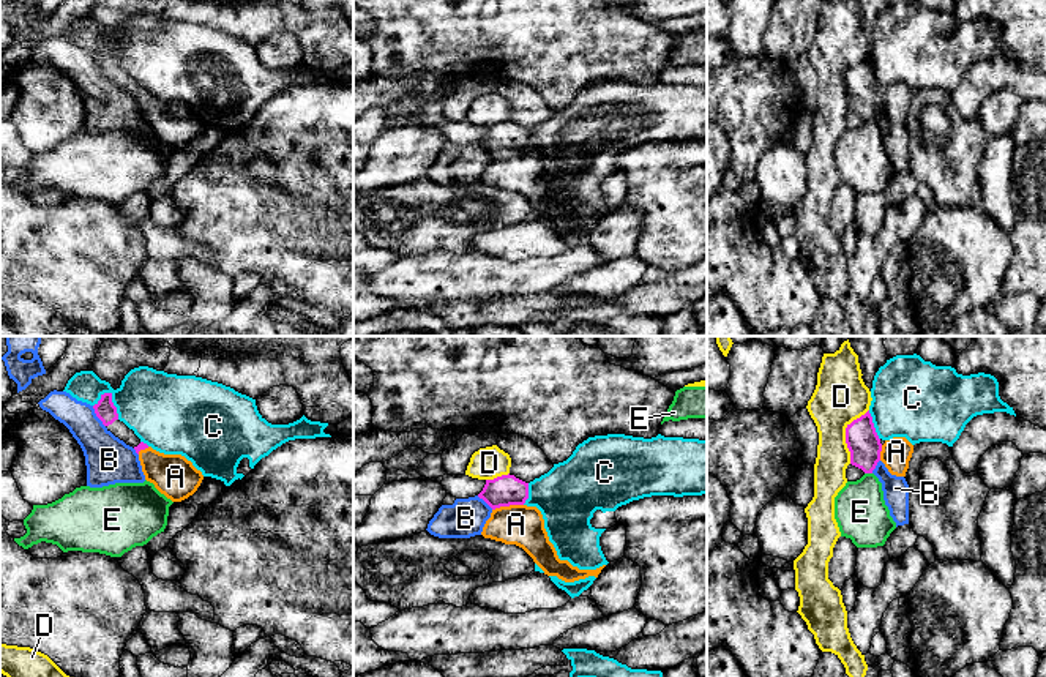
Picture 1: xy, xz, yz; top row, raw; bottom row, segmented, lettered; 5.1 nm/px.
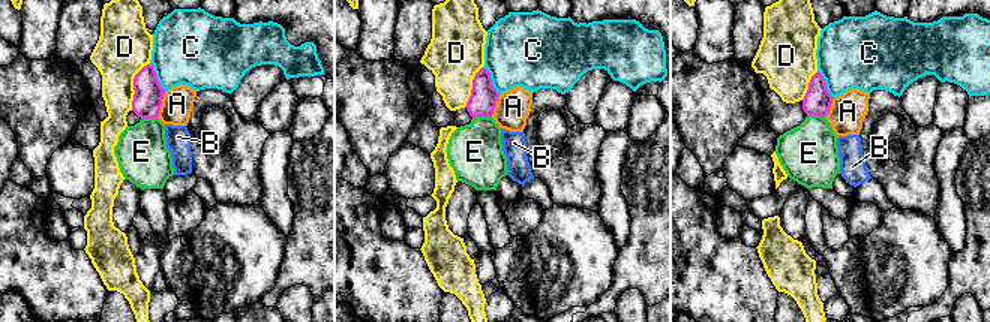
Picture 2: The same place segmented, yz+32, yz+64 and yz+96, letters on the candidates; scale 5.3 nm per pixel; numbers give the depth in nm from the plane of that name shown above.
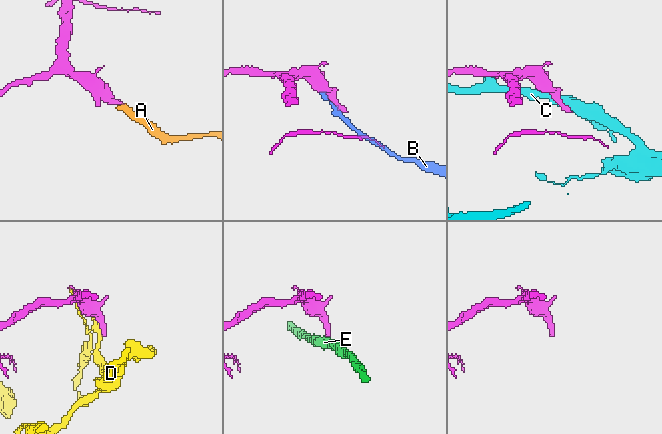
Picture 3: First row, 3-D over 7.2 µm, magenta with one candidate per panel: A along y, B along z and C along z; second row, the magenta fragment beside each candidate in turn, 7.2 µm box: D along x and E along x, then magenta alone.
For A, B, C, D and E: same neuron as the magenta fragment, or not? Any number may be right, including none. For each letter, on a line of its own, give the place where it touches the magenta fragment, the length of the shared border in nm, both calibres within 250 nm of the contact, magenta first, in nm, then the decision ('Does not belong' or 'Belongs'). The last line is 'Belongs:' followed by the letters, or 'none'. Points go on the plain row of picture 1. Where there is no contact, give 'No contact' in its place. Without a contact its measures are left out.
A: Touches magenta at xz (507, 152). Shared border 160 nm. Thickness 160 nm (magenta) against 200 nm. Belongs
B: Touches magenta at xy (97, 62). Shared border 130 nm. Thickness 100 nm (magenta) against 240 nm. Does not belong
C: Touches magenta at xy (112, 49). Shared border 160 nm. Thickness 100 nm (magenta) against 360 nm. Does not belong
D: Touches magenta at yz (846, 81). Shared border 300 nm. Thickness 170 nm (magenta) against 280 nm. Does not belong
E: Touches magenta at yz (868, 119). Shared border 40 nm. Thickness 170 nm (magenta) against 260 nm. Does not belong
Belongs: A

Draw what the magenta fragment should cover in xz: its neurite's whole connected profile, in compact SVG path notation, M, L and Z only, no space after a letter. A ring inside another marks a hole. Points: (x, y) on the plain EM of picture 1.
M502 122L486 126L478 140L491 155L481 181L505 191L522 194L547 223L557 223L565 229L574 229L588 223L598 224L601 216L579 216L568 207L560 207L544 175L544 166L536 153L527 153L529 129L514 122Z

